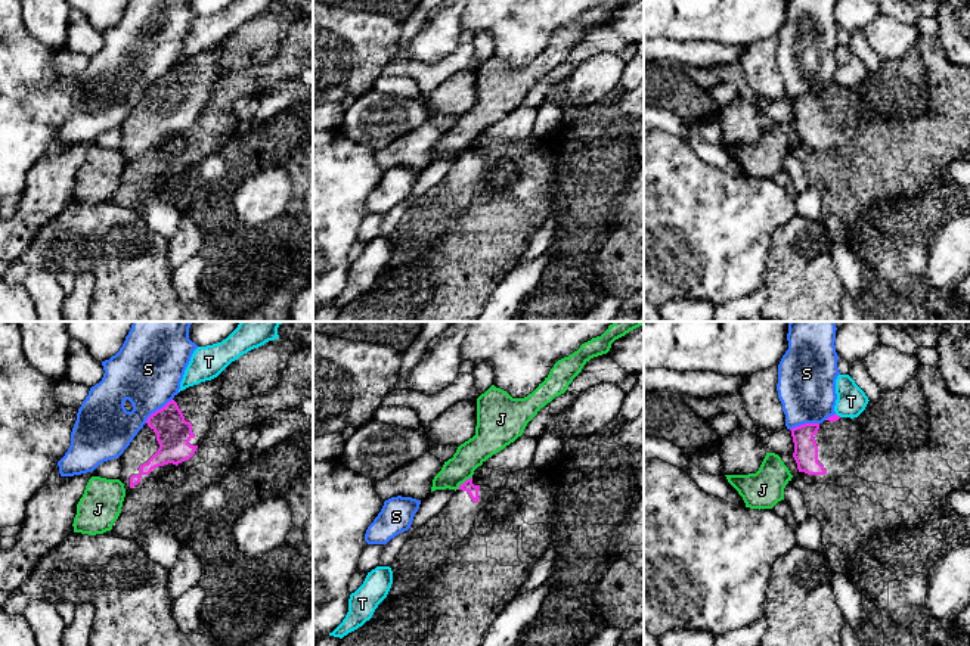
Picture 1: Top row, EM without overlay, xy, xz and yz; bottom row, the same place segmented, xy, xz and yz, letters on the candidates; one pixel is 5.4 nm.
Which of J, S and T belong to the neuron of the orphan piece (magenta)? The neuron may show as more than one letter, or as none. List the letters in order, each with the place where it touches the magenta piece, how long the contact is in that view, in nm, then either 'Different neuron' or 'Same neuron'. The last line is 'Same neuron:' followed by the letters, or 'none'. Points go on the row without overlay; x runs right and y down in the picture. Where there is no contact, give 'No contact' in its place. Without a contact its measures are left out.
J: Touches magenta at xz (465, 151). Shared border 110 nm. Different neuron
S: Touches magenta at xy (157, 80). Shared border 200 nm. Different neuron
T: Touches magenta at yz (839, 86). Shared border 40 nm. Different neuron
Same neuron: none

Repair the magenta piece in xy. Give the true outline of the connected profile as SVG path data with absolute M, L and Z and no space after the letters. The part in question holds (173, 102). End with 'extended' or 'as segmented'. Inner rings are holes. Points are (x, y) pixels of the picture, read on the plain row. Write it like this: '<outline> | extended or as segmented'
M219 46L180 60L162 78L152 83L130 115L120 125L123 142L120 150L128 159L140 159L149 147L161 142L179 140L177 134L189 130L211 97L213 86L223 77L219 68Z | extended

